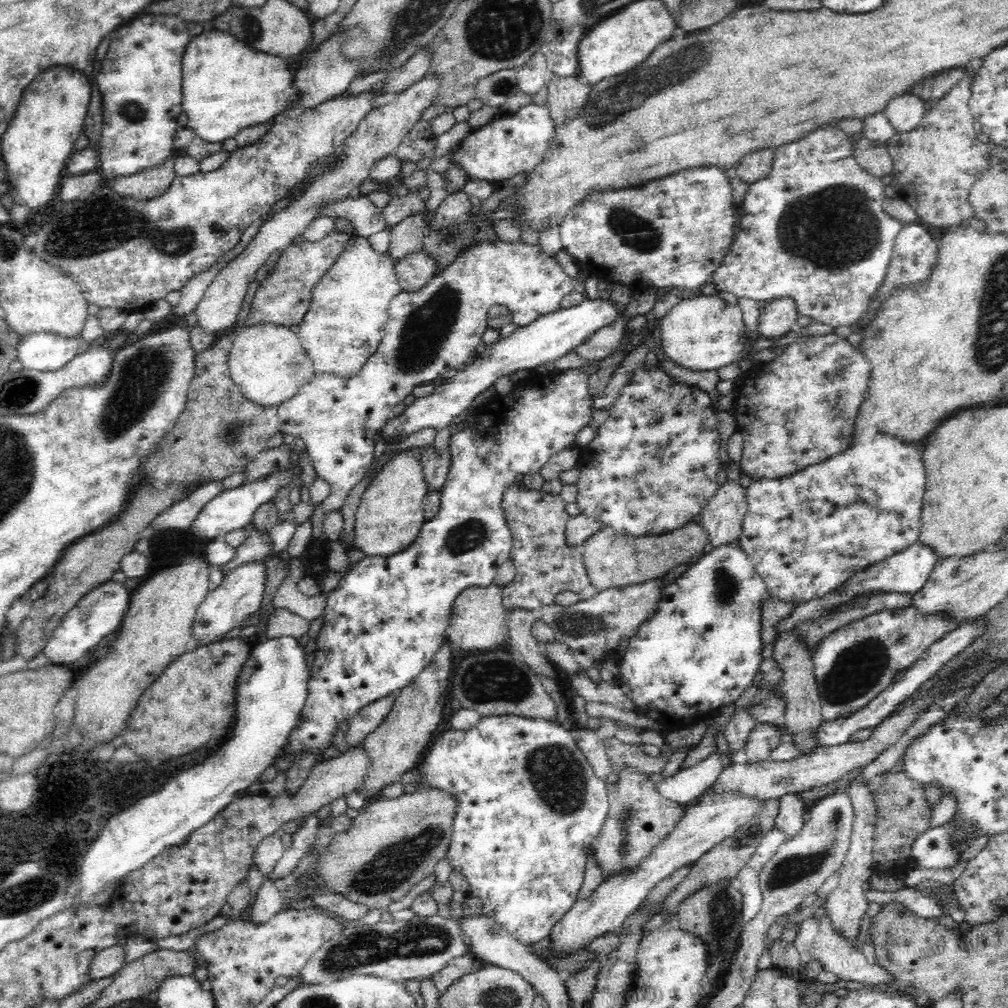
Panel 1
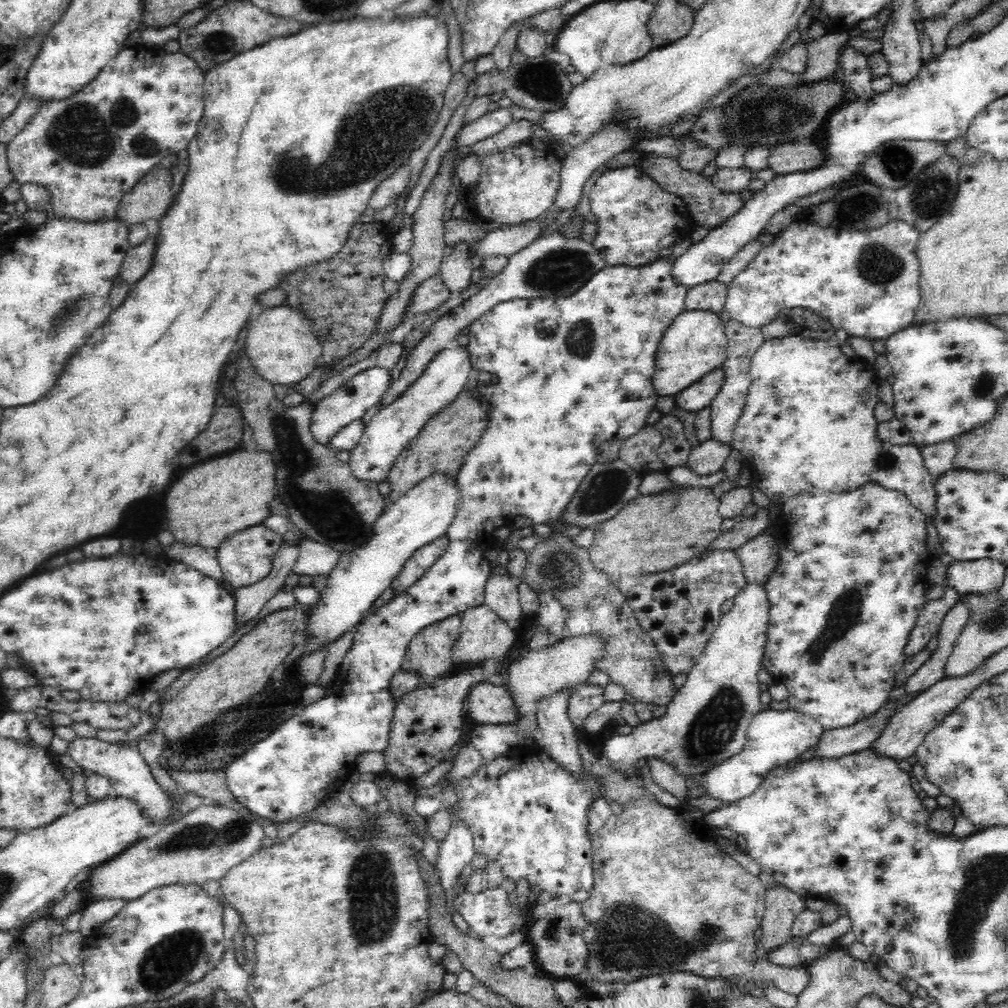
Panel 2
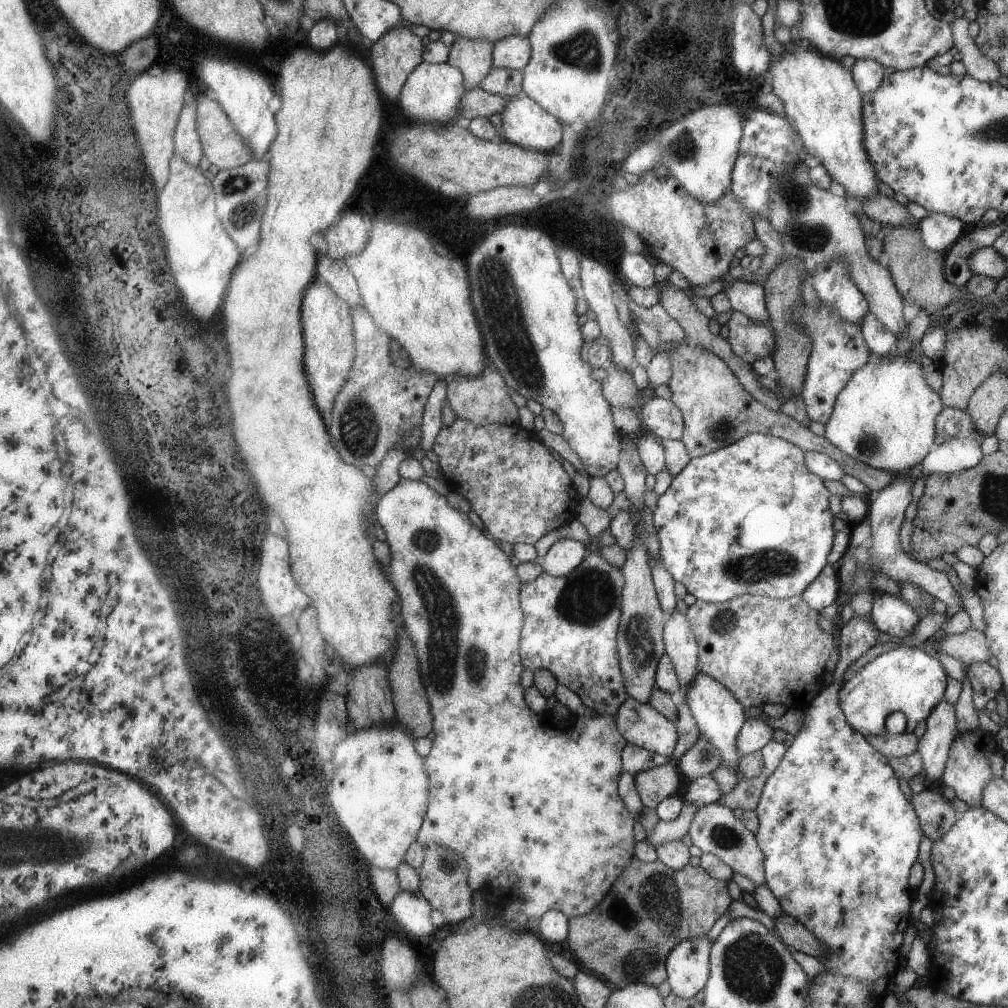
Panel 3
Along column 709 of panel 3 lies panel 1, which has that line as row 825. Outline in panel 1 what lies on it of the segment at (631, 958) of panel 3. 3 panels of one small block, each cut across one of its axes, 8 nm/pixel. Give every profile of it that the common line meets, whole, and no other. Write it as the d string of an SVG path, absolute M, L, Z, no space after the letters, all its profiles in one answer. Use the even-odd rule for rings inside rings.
M904 771L887 775L882 785L874 791L875 834L872 838L874 872L883 871L902 878L915 864L911 858L914 840L931 829L932 808L926 802L924 788Z

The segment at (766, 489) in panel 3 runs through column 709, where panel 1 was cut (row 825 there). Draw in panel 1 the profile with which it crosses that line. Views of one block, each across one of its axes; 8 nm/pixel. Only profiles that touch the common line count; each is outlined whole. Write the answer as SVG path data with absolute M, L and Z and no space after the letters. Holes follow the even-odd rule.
M513 715L484 716L480 717L479 722L469 730L446 730L432 744L432 748L426 752L419 766L422 777L429 781L430 788L445 789L449 793L456 794L457 797L458 806L453 822L453 839L445 855L450 861L450 867L466 877L471 886L470 896L480 898L483 914L504 927L520 943L529 946L546 938L553 926L574 906L577 901L576 896L584 882L585 866L588 855L591 854L591 845L599 837L603 822L609 813L608 791L606 790L608 783L594 774L586 756L576 745L575 738L575 731L567 730L554 721Z

